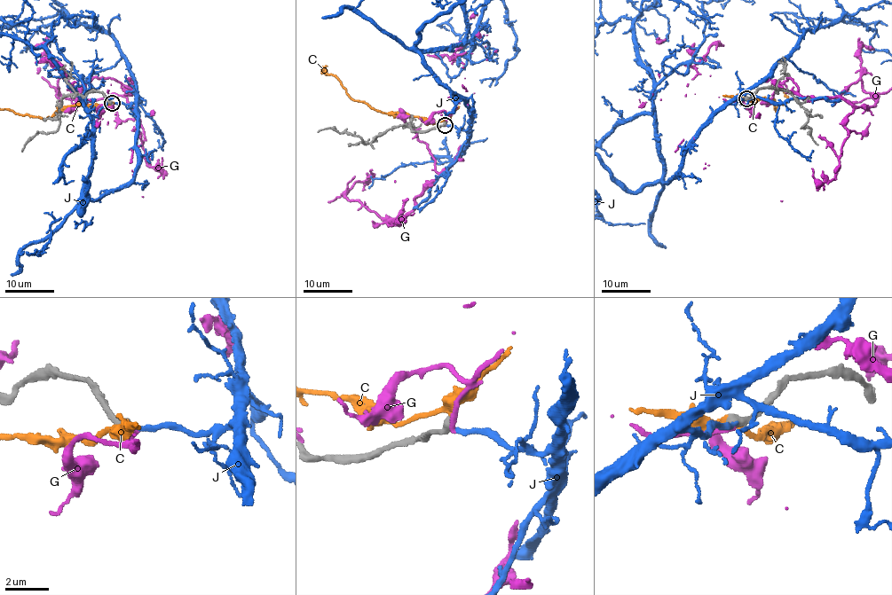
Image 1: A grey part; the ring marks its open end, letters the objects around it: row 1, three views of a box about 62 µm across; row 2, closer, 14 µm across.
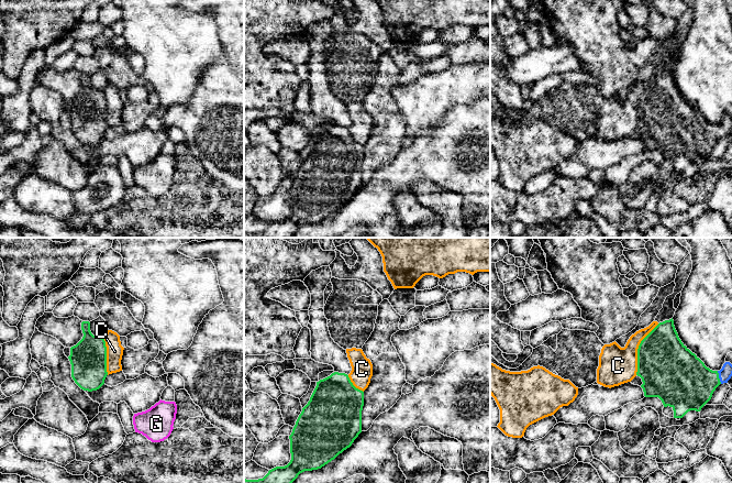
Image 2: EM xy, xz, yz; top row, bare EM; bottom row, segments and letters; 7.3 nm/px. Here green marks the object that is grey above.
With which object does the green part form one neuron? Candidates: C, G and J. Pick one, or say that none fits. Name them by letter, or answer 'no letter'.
J

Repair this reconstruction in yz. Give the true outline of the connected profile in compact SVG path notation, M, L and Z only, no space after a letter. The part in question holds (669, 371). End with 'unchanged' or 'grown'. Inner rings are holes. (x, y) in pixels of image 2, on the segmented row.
M673 318L659 322L640 343L637 372L642 378L645 397L658 397L664 407L672 407L674 418L683 418L688 411L700 411L711 399L716 388L732 376L732 364L725 362L720 371L712 371L679 339Z | grown

